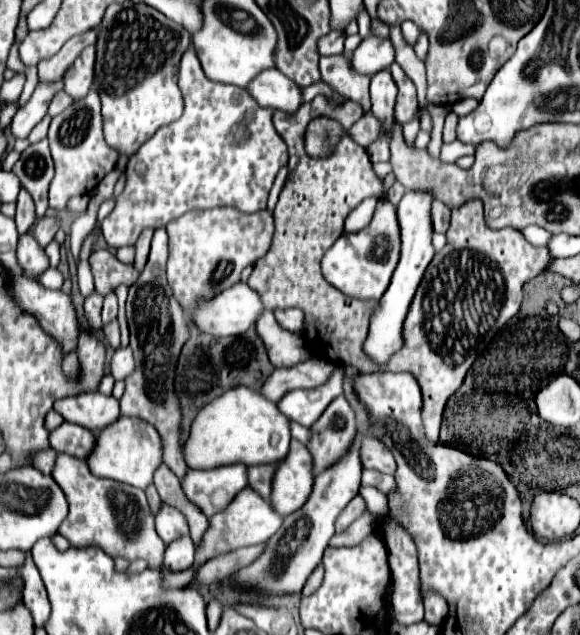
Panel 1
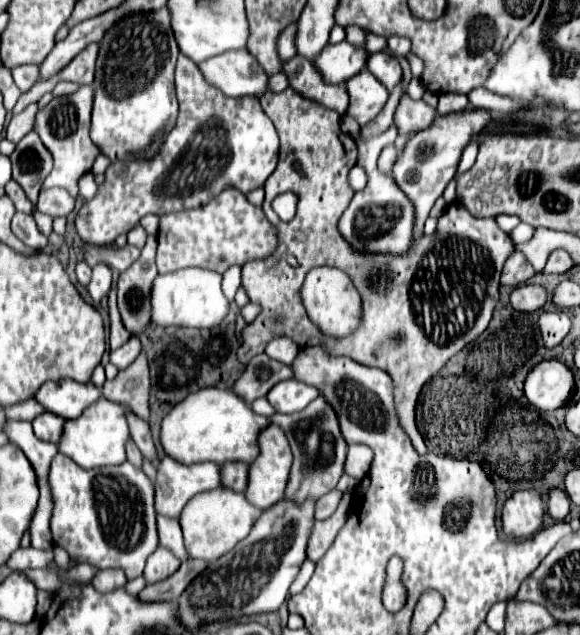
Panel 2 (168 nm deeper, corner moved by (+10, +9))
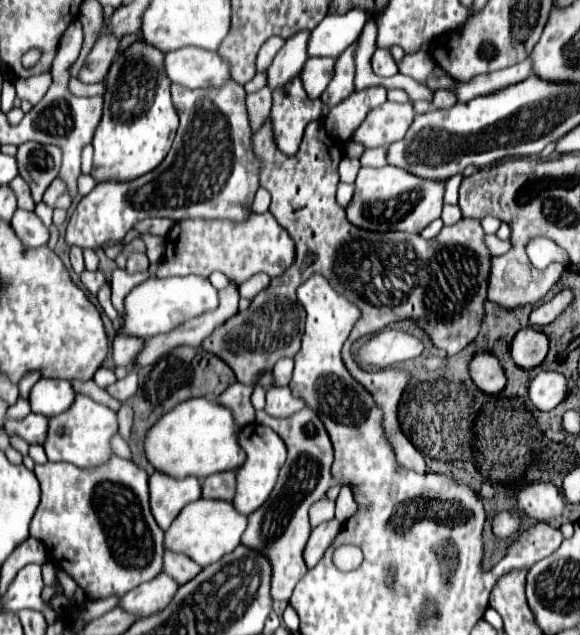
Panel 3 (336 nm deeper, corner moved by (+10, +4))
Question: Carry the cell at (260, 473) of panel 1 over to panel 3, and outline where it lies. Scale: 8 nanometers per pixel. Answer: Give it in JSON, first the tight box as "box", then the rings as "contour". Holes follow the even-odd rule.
{"box":[202,471,236,501],"contour":[[[224,471],[224,473],[216,473],[216,475],[202,479],[202,497],[204,499],[232,501],[234,491],[236,491],[234,471]]]}

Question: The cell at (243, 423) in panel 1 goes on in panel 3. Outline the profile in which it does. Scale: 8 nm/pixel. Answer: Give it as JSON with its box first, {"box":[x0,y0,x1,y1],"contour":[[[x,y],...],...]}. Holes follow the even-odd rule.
{"box":[144,397,246,479],"contour":[[[204,397],[188,399],[164,413],[164,417],[148,429],[144,439],[146,459],[156,471],[178,479],[188,475],[204,479],[220,471],[236,471],[246,459],[246,453],[238,447],[238,431],[240,427],[226,407]]]}

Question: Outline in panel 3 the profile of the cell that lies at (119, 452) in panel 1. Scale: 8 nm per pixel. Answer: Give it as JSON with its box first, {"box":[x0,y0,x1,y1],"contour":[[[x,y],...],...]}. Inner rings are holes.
{"box":[42,393,118,467],"contour":[[[76,393],[72,407],[60,415],[54,415],[48,421],[48,435],[42,447],[48,455],[48,461],[66,461],[76,467],[92,467],[92,465],[100,465],[108,461],[112,453],[110,437],[116,431],[118,431],[118,421],[112,409],[96,403],[88,395]]]}

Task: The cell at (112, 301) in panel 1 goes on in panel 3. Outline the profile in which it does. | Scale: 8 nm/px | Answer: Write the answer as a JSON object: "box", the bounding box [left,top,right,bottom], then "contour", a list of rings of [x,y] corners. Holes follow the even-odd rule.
{"box":[80,271,104,293],"contour":[[[82,271],[82,275],[80,275],[80,281],[82,281],[82,285],[90,291],[90,293],[98,293],[98,289],[102,287],[102,283],[104,283],[104,275],[102,275],[102,271]]]}

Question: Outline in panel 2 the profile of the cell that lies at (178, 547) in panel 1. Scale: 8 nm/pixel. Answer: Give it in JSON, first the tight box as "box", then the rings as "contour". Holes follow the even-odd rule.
{"box":[144,546,180,584],"contour":[[[158,546],[156,552],[152,556],[148,556],[146,568],[144,568],[144,576],[148,580],[148,584],[154,584],[158,580],[168,578],[168,574],[176,572],[176,568],[180,566],[180,560],[164,546]]]}

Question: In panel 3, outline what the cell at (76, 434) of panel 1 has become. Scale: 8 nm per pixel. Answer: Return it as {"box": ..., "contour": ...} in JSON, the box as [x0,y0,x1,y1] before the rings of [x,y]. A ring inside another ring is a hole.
{"box":[4,413,48,443],"contour":[[[36,413],[26,415],[24,419],[8,419],[4,425],[8,435],[16,435],[28,443],[44,443],[46,431],[48,431],[48,419]]]}

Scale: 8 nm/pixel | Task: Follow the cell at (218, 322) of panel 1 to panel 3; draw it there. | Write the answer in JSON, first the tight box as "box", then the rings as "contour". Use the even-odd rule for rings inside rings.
{"box":[120,275,218,339],"contour":[[[186,275],[186,277],[148,277],[140,285],[136,285],[124,301],[124,323],[120,325],[122,335],[126,337],[140,337],[150,339],[160,333],[168,333],[180,323],[194,319],[206,311],[216,309],[218,305],[218,291],[212,287],[212,283],[198,275]]]}

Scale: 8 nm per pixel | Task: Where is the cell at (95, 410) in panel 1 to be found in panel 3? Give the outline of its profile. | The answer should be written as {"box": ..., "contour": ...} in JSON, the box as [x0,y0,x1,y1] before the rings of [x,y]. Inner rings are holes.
{"box":[30,377,74,417],"contour":[[[42,377],[30,389],[32,413],[54,417],[56,413],[62,413],[62,409],[68,409],[72,401],[74,401],[74,389],[70,381],[64,381],[64,379]]]}

